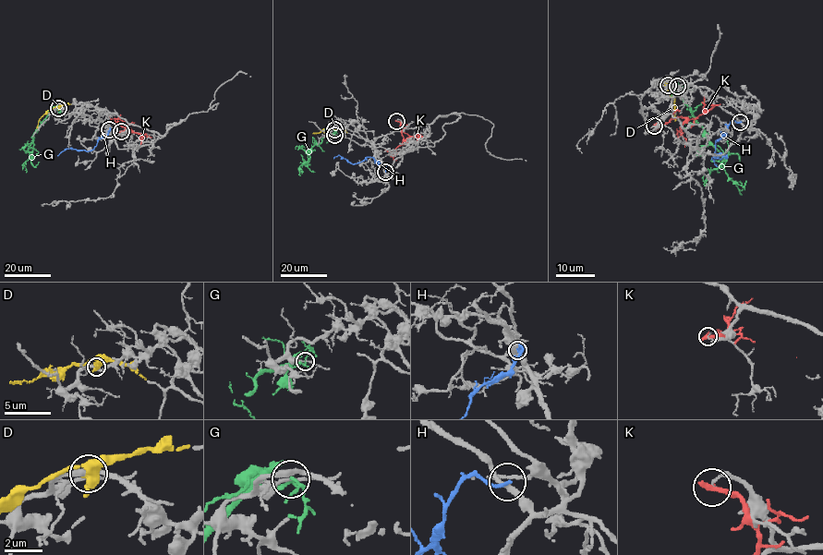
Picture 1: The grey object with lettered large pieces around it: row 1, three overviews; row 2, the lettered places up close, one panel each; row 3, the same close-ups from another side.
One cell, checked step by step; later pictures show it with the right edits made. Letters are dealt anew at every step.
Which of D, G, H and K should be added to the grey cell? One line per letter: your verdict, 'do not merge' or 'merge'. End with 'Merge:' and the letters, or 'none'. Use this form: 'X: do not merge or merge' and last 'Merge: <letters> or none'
D: merge
G: do not merge
H: do not merge
K: do not merge
Merge: D

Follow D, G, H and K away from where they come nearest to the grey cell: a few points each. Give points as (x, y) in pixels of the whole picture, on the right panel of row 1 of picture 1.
D: (668, 85), (665, 83), (673, 99), (674, 121)
G: (678, 86), (681, 97), (703, 128), (704, 136), (720, 152), (721, 165), (730, 179), (742, 186), (746, 181)
H: (741, 122), (732, 121), (715, 143), (715, 158), (727, 157), (719, 153), (711, 159), (717, 166)
K: (654, 126), (678, 117), (697, 118), (714, 104), (704, 108)

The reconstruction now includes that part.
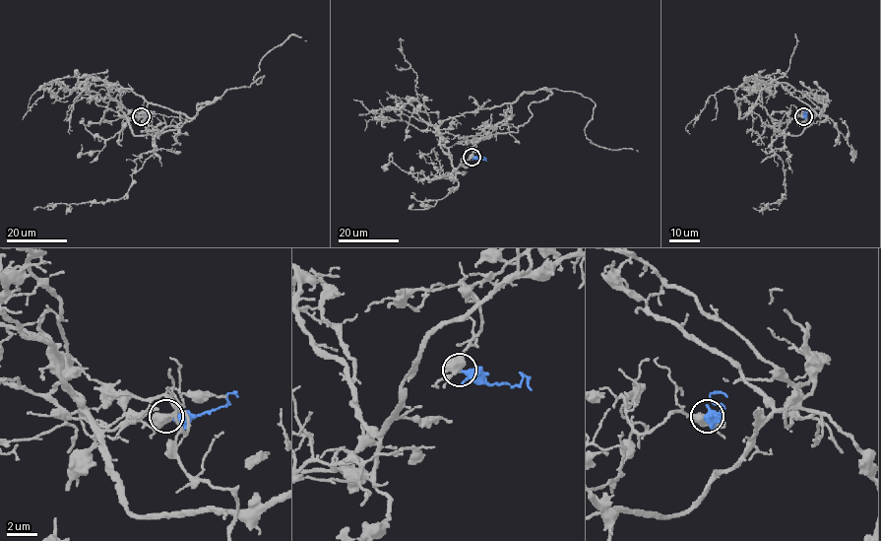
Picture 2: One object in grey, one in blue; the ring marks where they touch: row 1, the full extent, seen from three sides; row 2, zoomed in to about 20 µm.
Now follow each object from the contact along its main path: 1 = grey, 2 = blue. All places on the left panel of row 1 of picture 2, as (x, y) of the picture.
1: (141, 115), (150, 130), (176, 126), (179, 111), (193, 118), (261, 81), (259, 62), (291, 35), (306, 41)
2: (141, 115), (156, 111)

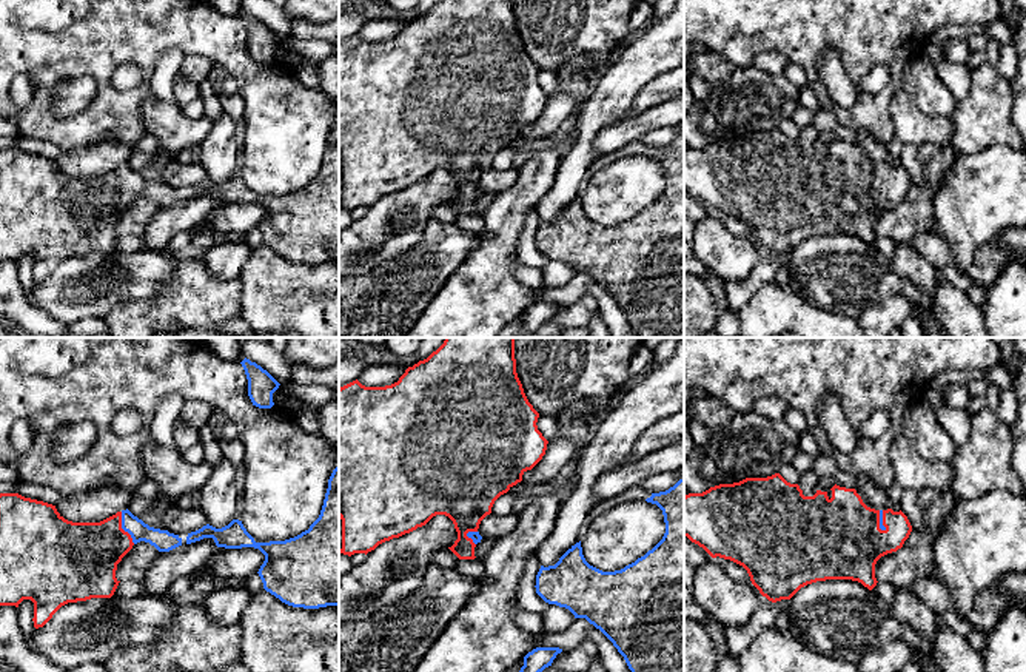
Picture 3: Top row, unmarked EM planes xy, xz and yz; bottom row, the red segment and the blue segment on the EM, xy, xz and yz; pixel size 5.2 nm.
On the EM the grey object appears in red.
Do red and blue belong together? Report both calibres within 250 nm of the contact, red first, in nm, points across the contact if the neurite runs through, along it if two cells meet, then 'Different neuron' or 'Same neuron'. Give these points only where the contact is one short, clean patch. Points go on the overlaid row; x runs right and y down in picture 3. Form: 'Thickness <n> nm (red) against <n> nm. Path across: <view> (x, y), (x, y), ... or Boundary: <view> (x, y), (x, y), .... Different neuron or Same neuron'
Thickness 360 nm (red) against 110 nm. Path across: xy (83, 557), (120, 527), (162, 540). Same neuron

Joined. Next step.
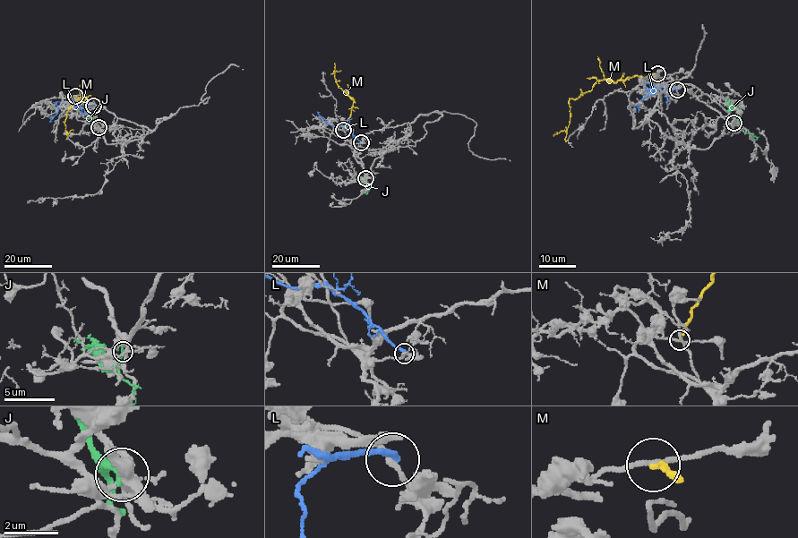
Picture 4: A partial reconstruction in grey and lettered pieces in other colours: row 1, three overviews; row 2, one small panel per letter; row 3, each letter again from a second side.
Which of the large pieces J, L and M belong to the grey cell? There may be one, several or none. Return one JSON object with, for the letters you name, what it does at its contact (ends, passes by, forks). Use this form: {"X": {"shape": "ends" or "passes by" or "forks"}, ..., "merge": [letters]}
{"merge": []}

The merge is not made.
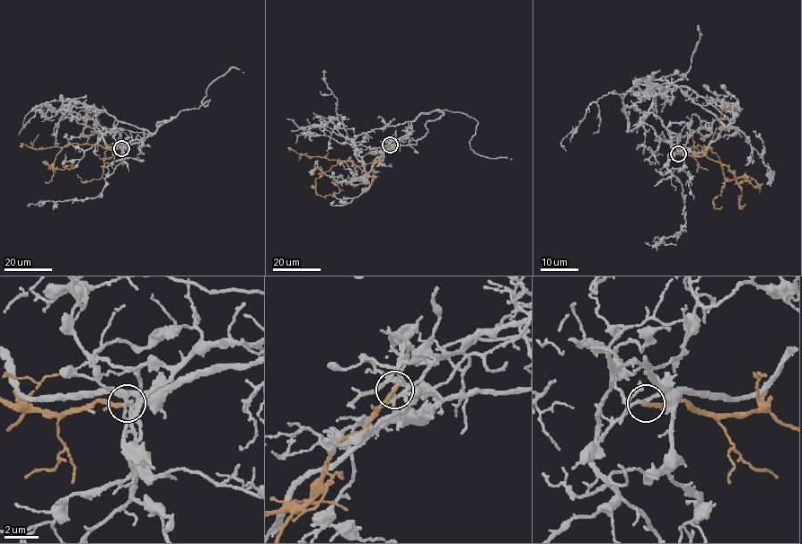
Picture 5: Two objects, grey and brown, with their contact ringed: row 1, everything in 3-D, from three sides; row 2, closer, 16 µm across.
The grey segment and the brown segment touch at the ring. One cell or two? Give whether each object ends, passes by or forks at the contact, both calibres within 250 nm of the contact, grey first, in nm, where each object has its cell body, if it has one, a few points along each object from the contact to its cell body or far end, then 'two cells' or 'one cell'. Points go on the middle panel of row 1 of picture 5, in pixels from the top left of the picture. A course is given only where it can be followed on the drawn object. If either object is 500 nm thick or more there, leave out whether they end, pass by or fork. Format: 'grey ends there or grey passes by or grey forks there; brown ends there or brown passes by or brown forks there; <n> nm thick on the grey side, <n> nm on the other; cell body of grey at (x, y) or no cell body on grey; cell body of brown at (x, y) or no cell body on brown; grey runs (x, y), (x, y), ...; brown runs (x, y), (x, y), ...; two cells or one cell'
grey forks there; brown ends there; 140 nm thick on the grey side, 280 nm on the other; no cell body on grey; no cell body on brown; grey runs (390, 144), (409, 135), (411, 124), (421, 113), (448, 109), (478, 122), (469, 142), (474, 153), (511, 160); brown runs (390, 144), (376, 161), (362, 166), (340, 161), (315, 179), (316, 192), (338, 193), (339, 188), (330, 182); two cells

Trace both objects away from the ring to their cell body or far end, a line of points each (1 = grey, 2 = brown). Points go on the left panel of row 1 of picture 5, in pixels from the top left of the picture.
1: (121, 147), (207, 104), (207, 88), (232, 67), (243, 73)
2: (121, 148), (68, 144), (56, 156), (54, 162), (47, 163), (61, 170), (69, 169), (71, 165), (62, 167)

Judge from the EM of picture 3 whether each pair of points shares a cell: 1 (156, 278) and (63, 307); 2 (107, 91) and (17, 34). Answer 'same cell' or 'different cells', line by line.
1: same cell
2: same cell

